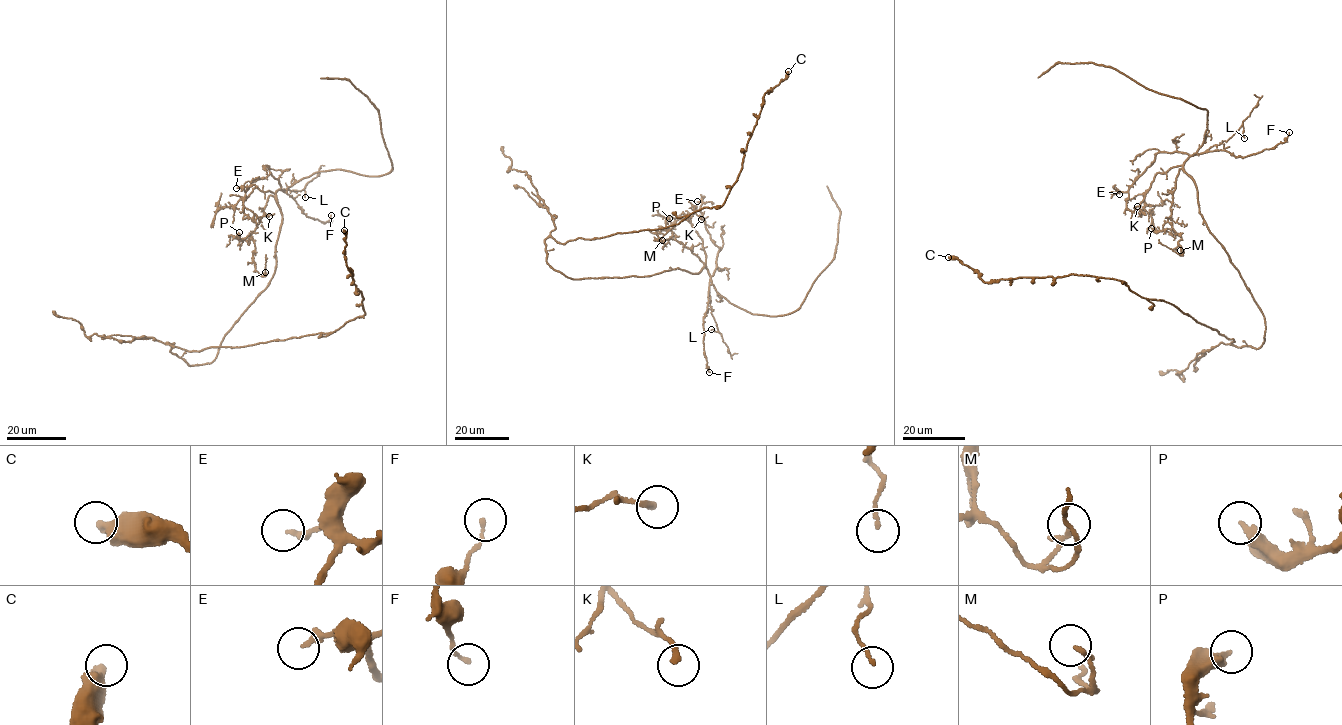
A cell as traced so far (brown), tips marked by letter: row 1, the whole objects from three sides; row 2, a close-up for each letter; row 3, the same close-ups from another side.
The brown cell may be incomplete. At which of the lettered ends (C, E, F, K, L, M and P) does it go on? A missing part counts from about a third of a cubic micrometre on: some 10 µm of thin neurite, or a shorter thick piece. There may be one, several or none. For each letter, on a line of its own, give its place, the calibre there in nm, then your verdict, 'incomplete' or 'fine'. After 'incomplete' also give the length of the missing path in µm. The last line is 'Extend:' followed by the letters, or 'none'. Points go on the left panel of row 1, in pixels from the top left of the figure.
C: (344, 230) | 460 nm | fine
E: (236, 188) | 240 nm | fine
F: (331, 215) | 130 nm | fine
K: (269, 216) | 190 nm | fine
L: (305, 197) | 120 nm | fine
M: (265, 272) | 170 nm | fine
P: (239, 232) | 320 nm | fine
Extend: none

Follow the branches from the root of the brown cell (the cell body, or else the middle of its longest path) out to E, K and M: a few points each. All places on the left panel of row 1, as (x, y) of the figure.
E: (221, 342), (269, 283), (282, 220), (276, 197), (281, 187), (270, 172), (252, 181), (245, 191), (236, 188)
K: (221, 342), (273, 274), (282, 214), (281, 187), (270, 172), (252, 181), (243, 202), (258, 217), (269, 216)
M: (221, 342), (273, 274), (282, 214), (270, 195), (251, 235), (255, 270), (261, 276), (265, 272)

